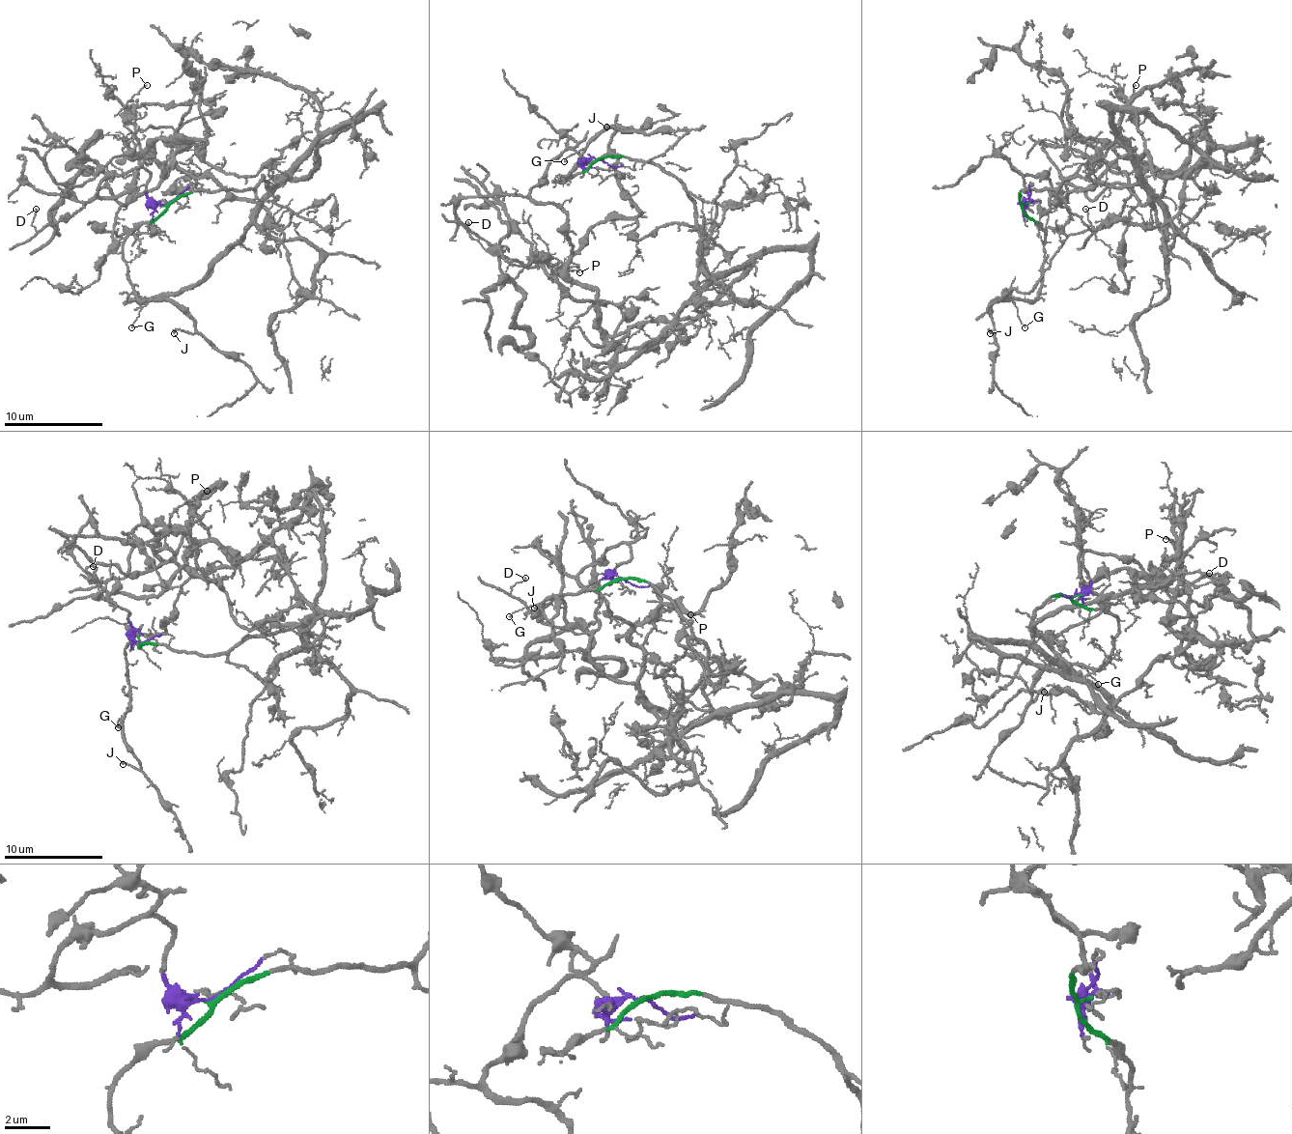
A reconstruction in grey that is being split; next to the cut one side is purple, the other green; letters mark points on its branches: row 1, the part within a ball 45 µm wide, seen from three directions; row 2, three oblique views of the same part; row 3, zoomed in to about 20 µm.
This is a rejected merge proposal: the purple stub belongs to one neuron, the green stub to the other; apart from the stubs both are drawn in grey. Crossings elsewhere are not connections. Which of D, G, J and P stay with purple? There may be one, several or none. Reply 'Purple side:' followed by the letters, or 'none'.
Purple side: D, P

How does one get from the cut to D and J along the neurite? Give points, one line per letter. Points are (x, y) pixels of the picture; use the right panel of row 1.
D: (1023, 203), (1013, 168), (1065, 196), (1146, 154), (1164, 181), (1146, 203), (1129, 188), (1097, 230), (1084, 208)
J: (1023, 203), (1023, 211), (1045, 233), (1043, 279), (1032, 299), (998, 299), (991, 307), (991, 334)

